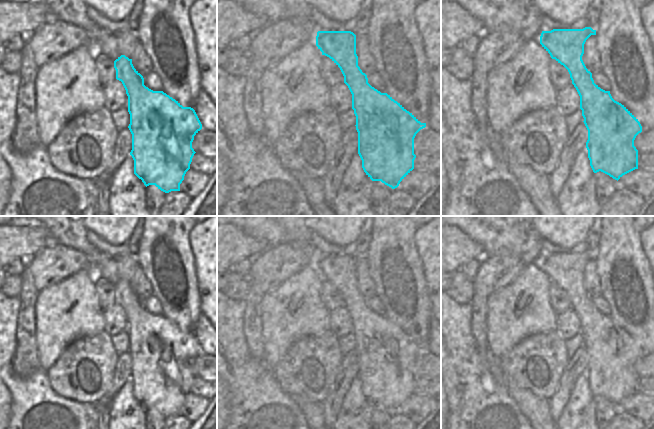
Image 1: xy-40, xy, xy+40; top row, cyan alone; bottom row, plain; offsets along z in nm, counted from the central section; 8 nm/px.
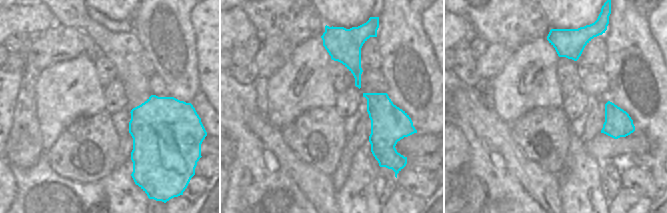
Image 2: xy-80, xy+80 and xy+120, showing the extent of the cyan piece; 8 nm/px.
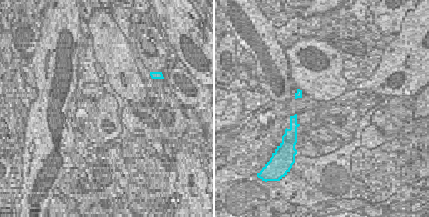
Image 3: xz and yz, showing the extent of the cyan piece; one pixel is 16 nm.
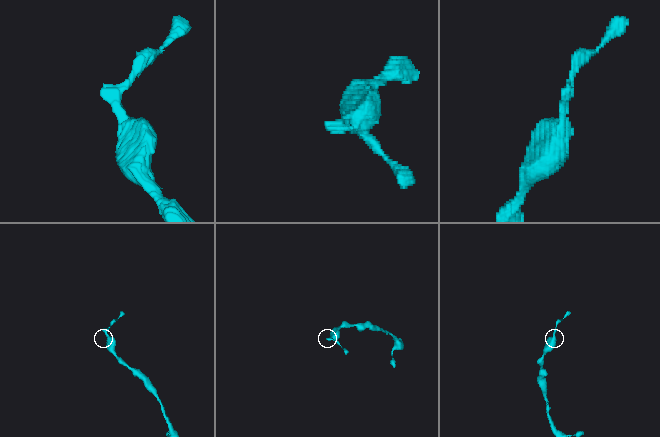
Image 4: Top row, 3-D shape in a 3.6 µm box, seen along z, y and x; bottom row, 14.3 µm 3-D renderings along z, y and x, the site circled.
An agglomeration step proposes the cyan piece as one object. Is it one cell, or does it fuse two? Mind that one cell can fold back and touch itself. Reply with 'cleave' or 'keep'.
cleave

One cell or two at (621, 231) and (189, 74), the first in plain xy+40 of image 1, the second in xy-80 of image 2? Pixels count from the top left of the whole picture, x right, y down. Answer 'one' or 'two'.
one

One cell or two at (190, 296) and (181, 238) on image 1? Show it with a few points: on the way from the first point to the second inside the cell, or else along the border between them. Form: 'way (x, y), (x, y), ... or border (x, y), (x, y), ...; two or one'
way (189, 282), (181, 252); one

